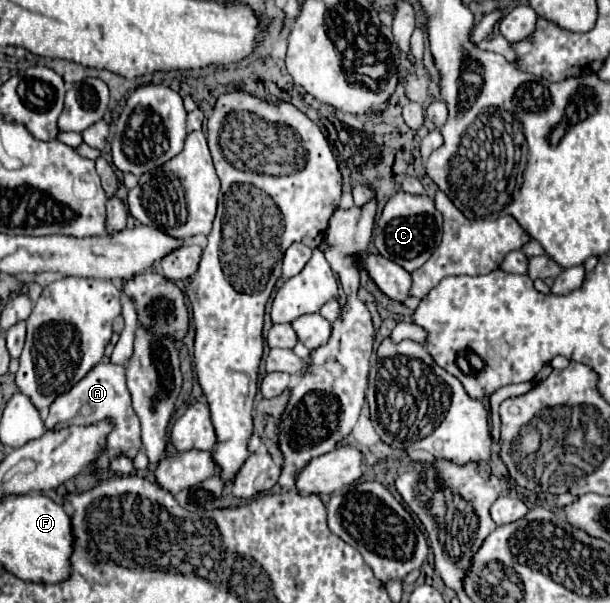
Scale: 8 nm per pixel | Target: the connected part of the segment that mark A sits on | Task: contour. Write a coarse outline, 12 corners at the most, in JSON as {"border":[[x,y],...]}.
{"border":[[94,365],[44,421],[48,431],[110,421],[90,473],[134,459],[140,421],[124,365]]}

